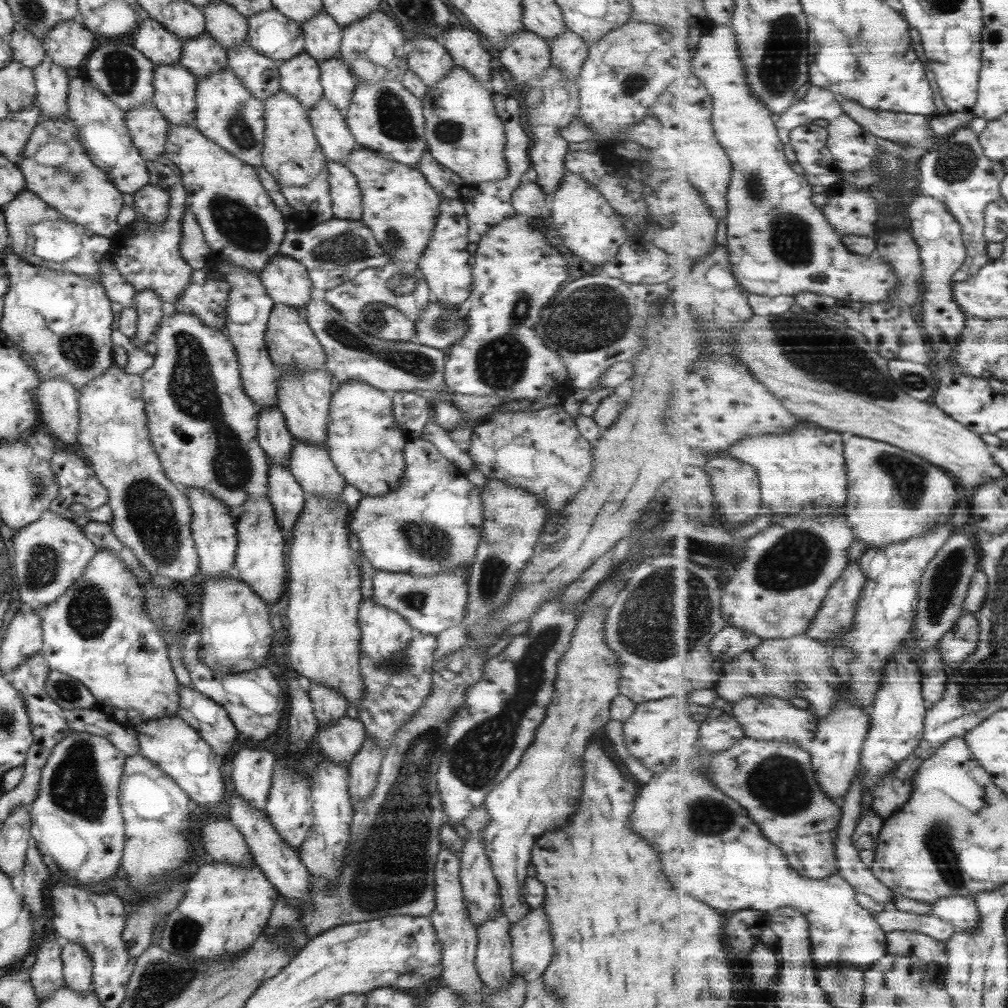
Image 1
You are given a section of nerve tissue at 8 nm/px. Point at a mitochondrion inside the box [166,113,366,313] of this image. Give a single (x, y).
(245, 230)

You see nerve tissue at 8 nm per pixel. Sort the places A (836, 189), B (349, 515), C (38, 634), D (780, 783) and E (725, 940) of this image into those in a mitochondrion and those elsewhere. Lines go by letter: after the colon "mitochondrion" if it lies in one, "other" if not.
A: other
B: other
C: other
D: mitochondrion
E: other

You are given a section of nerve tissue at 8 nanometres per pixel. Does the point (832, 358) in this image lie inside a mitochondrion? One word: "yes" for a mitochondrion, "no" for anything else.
yes

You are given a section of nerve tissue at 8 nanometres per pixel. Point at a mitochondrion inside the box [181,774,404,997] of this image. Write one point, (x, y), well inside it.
(284, 931)

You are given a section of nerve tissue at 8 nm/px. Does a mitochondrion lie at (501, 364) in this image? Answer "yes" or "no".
yes

